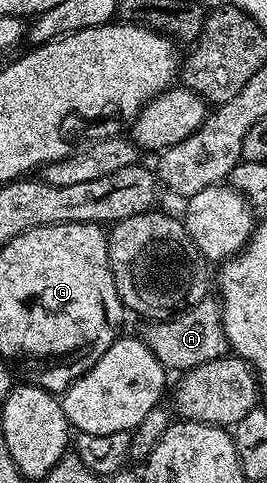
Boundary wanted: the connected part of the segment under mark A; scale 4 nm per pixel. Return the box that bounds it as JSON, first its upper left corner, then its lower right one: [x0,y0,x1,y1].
[141,294,229,374]

